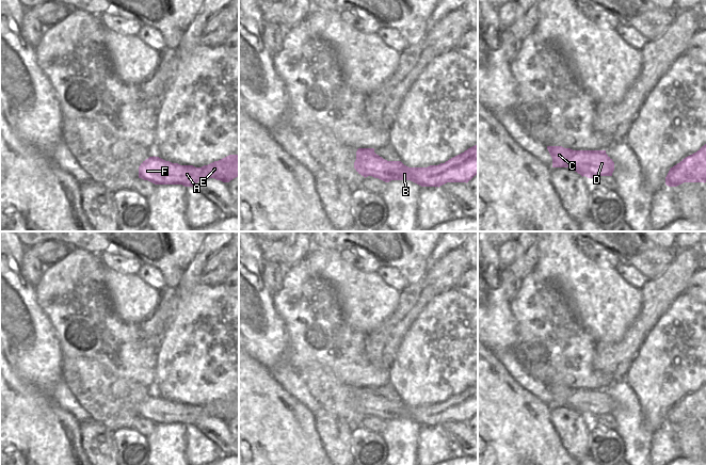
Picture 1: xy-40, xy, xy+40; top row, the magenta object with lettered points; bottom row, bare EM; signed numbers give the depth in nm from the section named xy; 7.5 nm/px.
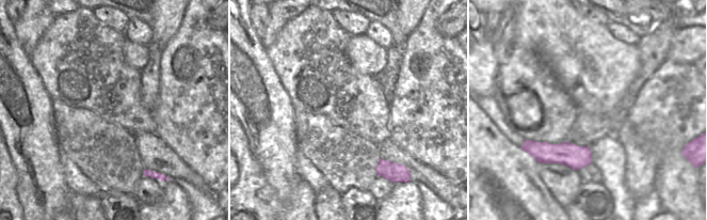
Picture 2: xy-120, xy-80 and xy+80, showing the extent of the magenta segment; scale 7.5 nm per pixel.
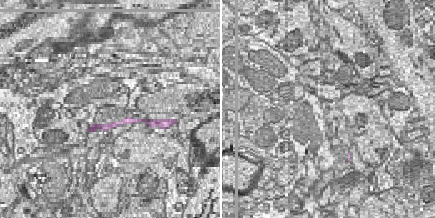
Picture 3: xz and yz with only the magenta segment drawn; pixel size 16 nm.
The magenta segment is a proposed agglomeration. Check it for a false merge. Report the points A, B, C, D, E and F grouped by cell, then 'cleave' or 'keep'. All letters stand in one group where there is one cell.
A B C D E F | keep

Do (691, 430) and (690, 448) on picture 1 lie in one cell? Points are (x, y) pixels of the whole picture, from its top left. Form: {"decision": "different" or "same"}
{"decision": "same"}

